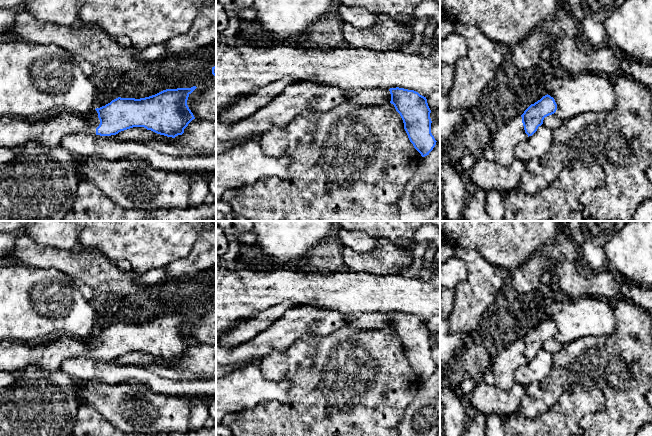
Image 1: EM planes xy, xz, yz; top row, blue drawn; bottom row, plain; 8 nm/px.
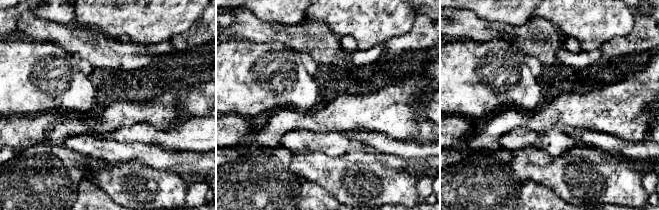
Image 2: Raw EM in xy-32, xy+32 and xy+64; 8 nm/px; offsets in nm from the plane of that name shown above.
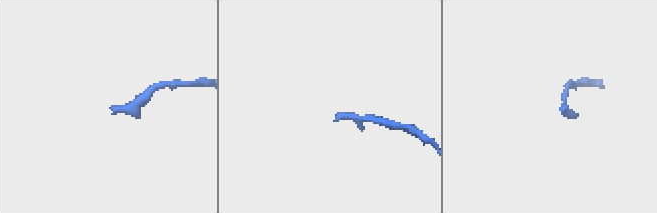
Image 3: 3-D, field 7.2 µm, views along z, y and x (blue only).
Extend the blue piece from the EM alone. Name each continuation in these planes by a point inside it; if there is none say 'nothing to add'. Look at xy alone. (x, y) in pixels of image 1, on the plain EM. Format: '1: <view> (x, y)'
1: xy (61, 347)

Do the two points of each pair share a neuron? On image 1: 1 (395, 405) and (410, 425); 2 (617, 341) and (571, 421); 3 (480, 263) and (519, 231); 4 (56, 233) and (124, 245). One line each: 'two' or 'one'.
1: two
2: two
3: two
4: two

